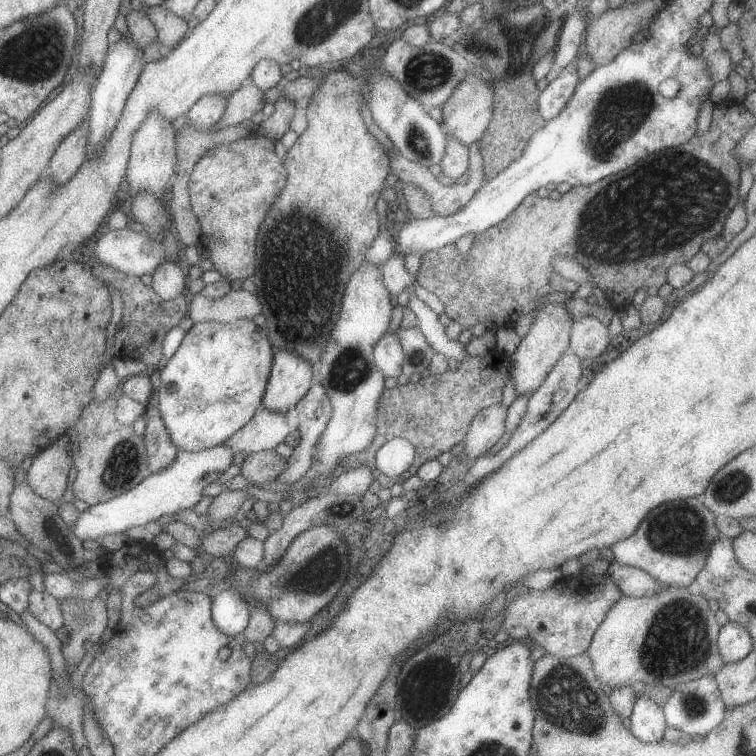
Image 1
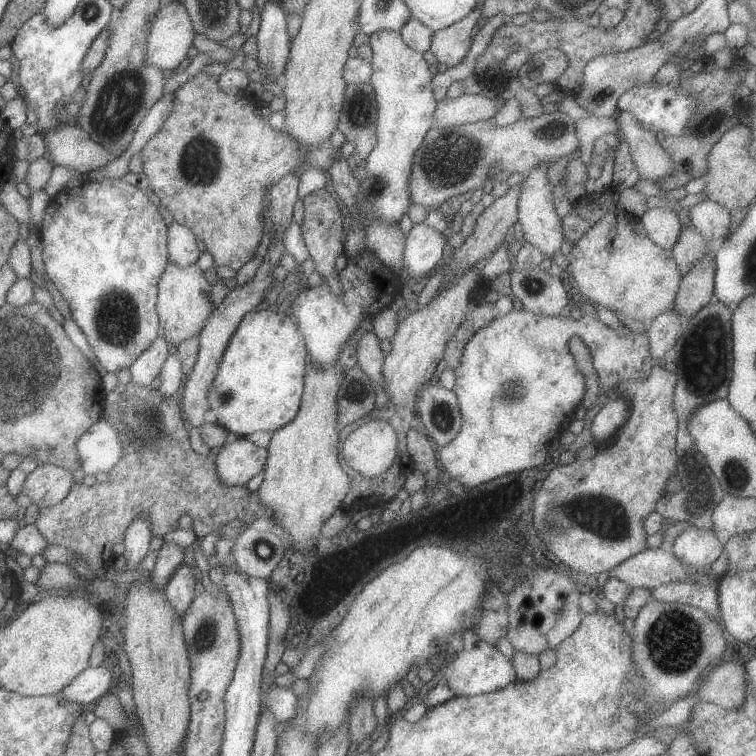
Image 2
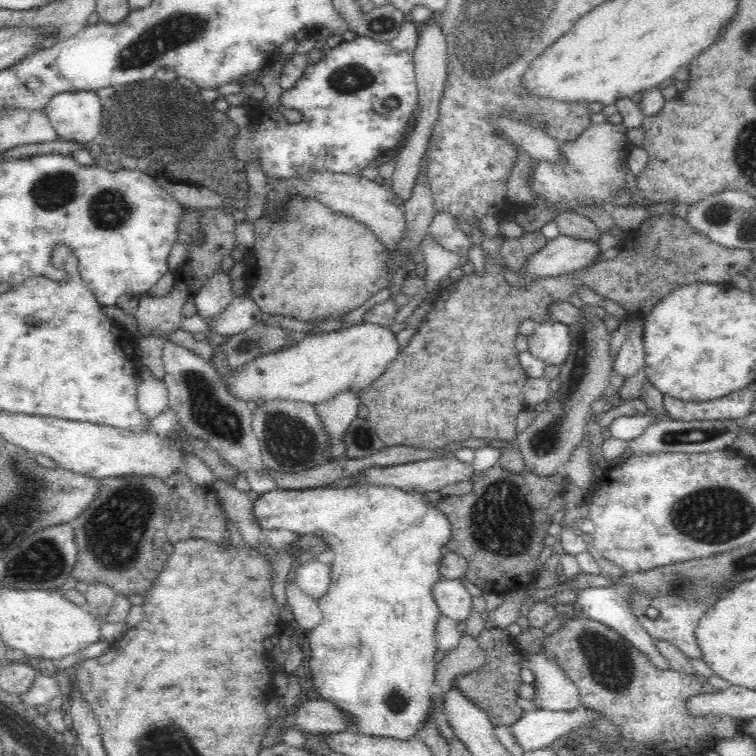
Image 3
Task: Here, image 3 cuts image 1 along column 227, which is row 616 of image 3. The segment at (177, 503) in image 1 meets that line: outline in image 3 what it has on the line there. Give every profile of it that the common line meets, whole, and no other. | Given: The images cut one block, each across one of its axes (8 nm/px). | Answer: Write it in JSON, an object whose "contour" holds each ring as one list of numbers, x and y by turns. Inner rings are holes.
{"contour":[[442,577,439,582,434,584,433,596,441,614,456,623,466,622,472,612,473,597,459,579]]}

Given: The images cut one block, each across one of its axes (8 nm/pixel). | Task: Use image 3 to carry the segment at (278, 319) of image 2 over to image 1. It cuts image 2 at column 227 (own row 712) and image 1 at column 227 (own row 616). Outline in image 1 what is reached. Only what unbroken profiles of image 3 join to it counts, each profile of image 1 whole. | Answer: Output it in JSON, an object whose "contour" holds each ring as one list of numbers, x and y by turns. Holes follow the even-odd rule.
{"contour":[[252,319,230,323,215,321,194,323,181,340,176,354,160,367,161,385,157,390,158,411,170,440,179,451,200,452,219,446,250,422,268,387,275,349,269,342,265,328,256,326]]}

